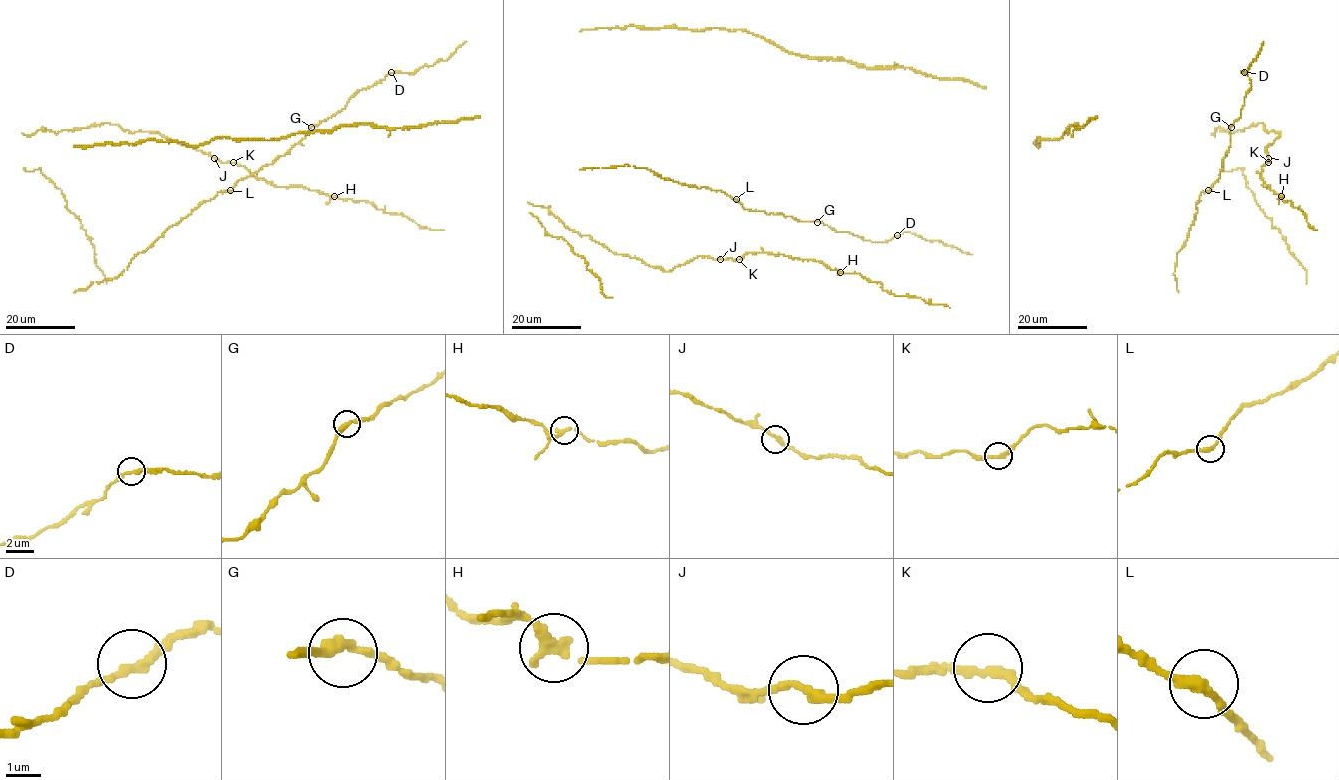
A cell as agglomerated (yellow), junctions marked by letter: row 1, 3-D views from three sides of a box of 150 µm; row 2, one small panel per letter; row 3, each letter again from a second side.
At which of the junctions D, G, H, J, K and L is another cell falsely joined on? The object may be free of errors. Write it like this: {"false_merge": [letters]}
{"false_merge": []}

